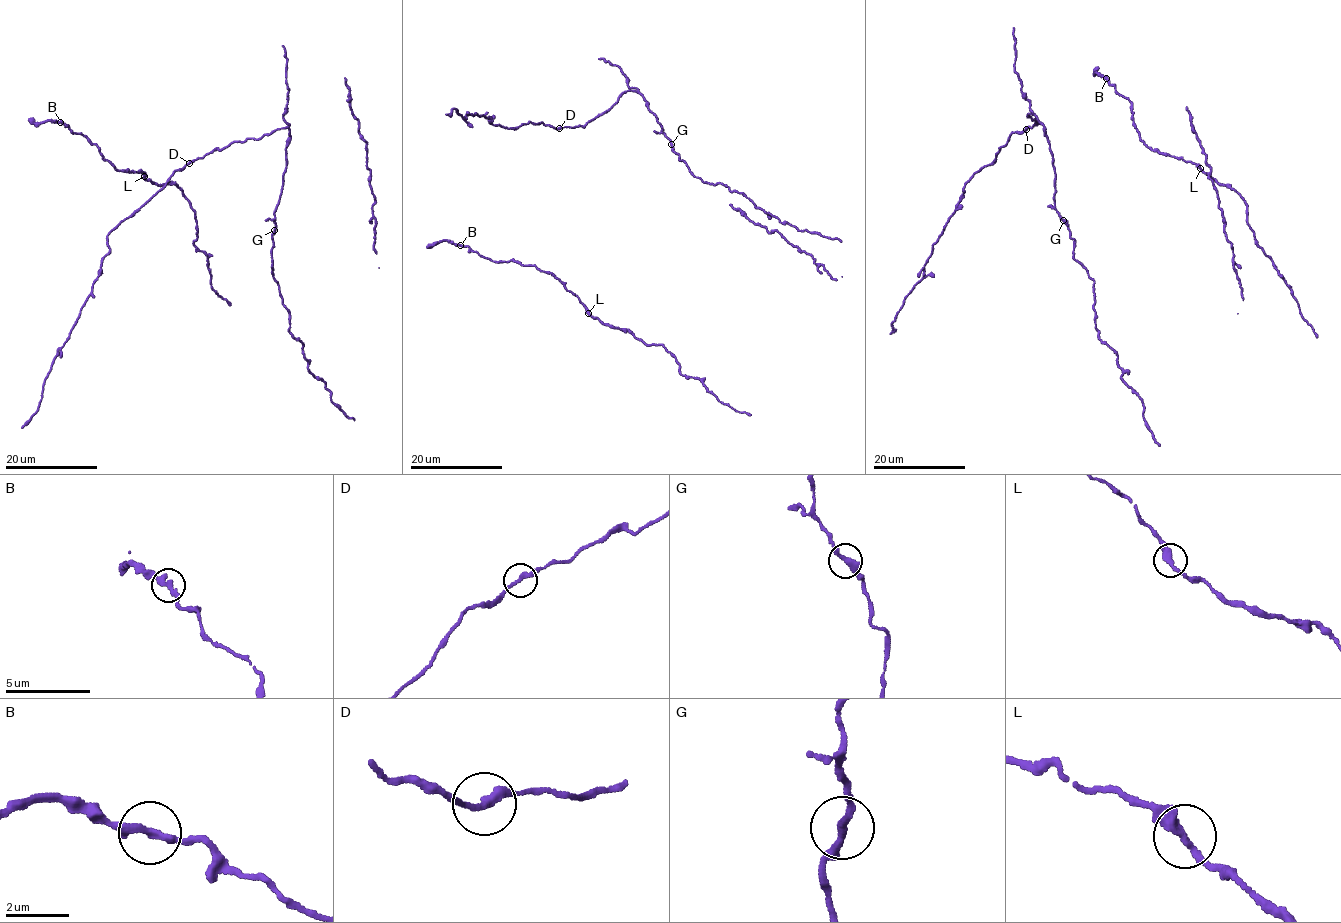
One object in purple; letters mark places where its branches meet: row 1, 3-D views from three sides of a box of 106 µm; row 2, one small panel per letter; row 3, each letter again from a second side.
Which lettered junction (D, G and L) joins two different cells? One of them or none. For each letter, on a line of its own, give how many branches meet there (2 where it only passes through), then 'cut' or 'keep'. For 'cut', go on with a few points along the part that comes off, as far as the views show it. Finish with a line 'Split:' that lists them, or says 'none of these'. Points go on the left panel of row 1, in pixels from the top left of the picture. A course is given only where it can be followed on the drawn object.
D: branches 2; keep
G: branches 2; keep
L: branches 2; keep
Split: none of these

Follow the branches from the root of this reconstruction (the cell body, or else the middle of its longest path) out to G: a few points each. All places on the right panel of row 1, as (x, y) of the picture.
G: (1036, 120), (1028, 114), (1044, 126), (1050, 145), (1055, 171), (1055, 209), (1063, 220)

